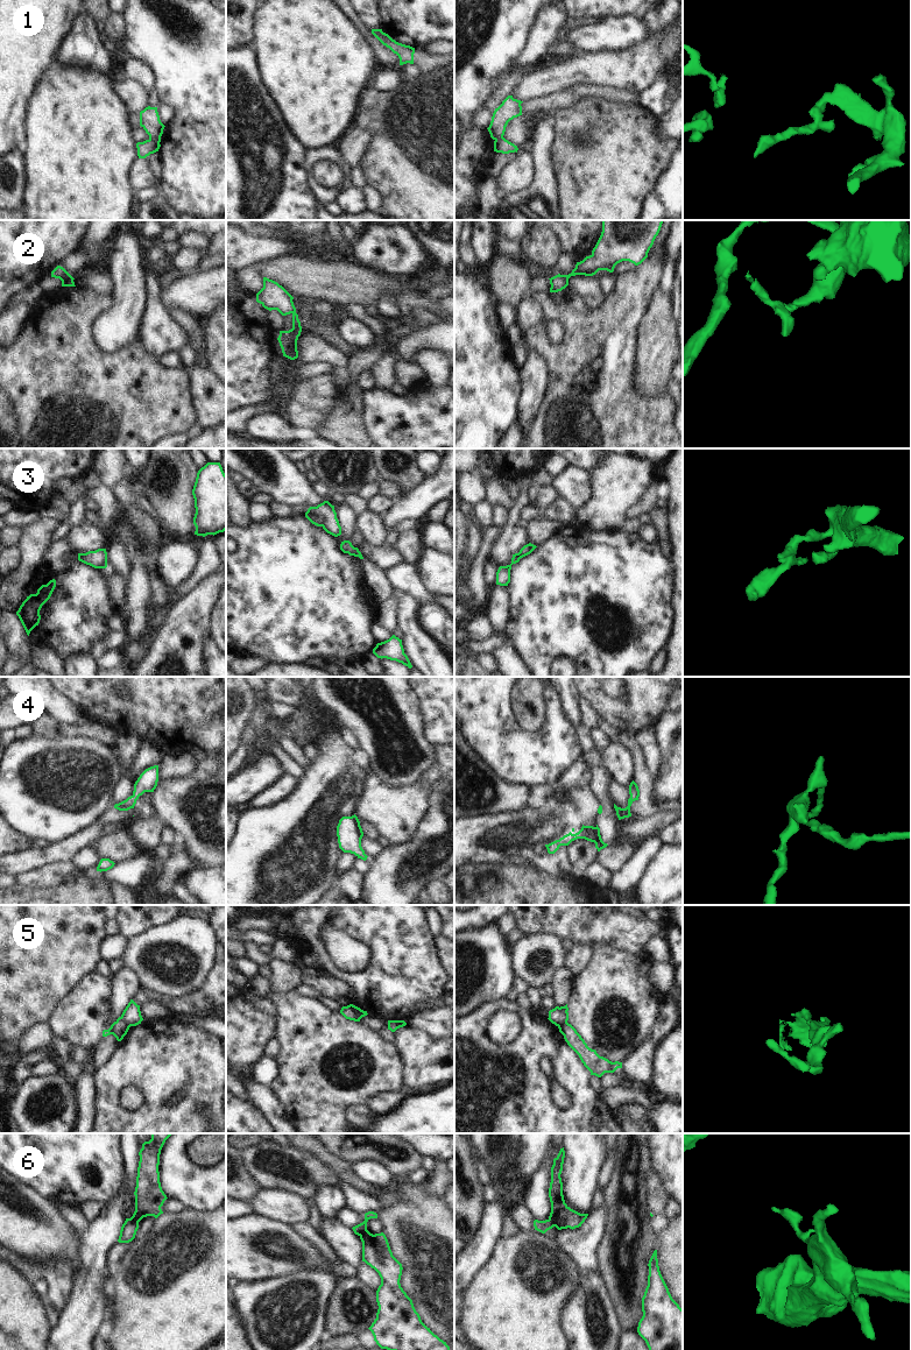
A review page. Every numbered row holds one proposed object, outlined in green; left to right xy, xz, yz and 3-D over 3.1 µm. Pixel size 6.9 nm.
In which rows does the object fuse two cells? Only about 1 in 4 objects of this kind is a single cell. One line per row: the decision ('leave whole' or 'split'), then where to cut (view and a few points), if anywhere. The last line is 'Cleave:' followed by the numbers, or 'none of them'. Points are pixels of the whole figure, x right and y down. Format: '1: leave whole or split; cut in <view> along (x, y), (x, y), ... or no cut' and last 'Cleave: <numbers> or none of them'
1: split; cut in xy along (160, 138), (149, 140)
2: split; cut in xy along (70, 275), (62, 281)
3: split; cut in xz along (308, 510), (318, 515), (322, 518), (323, 525)
4: leave whole; no cut
5: split; cut in xz along (350, 1004), (351, 1009), (360, 1018)
6: split; cut in xy along (131, 1217), (138, 1222)
Cleave: 1, 2, 3, 5, 6

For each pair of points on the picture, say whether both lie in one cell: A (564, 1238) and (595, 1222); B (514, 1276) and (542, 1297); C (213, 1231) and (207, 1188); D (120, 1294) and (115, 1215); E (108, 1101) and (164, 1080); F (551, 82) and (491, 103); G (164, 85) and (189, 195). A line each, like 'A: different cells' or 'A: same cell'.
A: same cell
B: same cell
C: different cells
D: different cells
E: same cell
F: different cells
G: same cell

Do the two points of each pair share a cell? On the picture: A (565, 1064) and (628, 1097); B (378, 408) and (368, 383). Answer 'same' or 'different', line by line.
A: different
B: different

